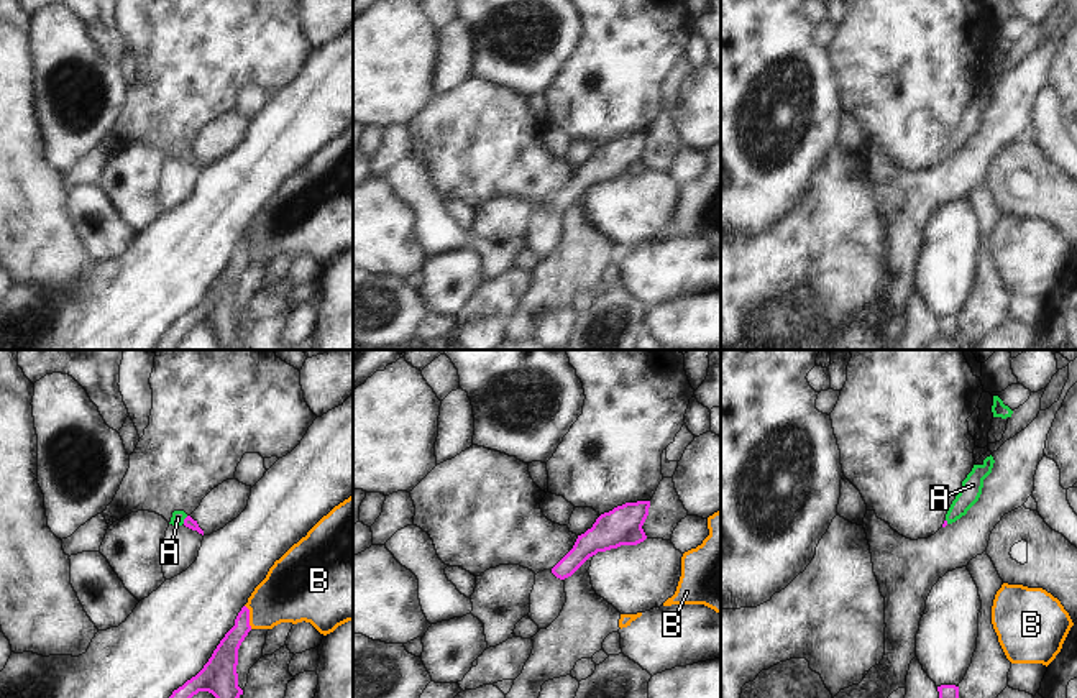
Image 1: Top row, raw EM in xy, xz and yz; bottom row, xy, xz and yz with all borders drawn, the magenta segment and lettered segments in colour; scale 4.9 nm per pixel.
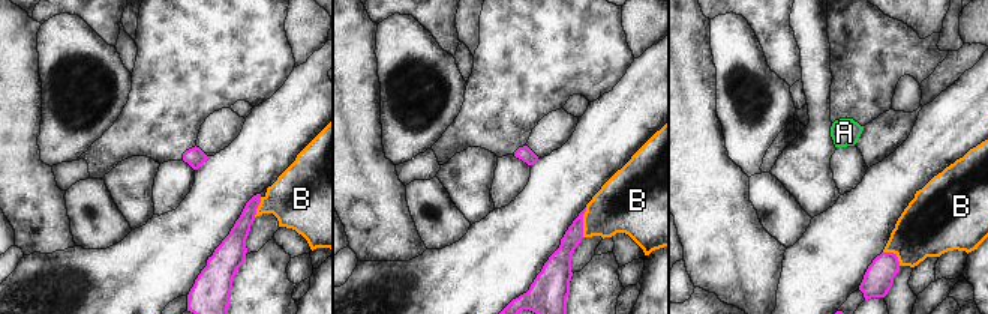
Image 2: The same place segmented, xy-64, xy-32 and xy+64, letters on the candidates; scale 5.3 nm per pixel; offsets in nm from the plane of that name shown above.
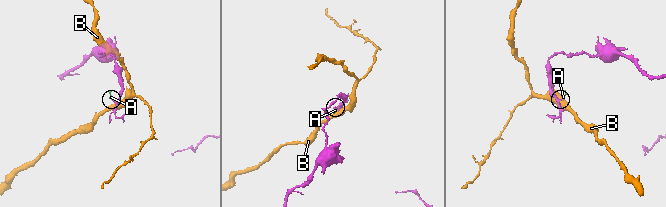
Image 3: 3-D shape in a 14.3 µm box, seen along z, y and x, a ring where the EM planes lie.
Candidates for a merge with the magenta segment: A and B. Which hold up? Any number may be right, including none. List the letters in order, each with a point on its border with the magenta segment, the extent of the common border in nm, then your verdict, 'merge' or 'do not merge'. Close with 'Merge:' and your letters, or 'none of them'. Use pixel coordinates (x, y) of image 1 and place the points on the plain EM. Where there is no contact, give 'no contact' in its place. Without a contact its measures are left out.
A: contact xy (184, 151); length 50 nm; merge
B: contact xy (248, 248); length 120 nm; do not merge
Merge: A

